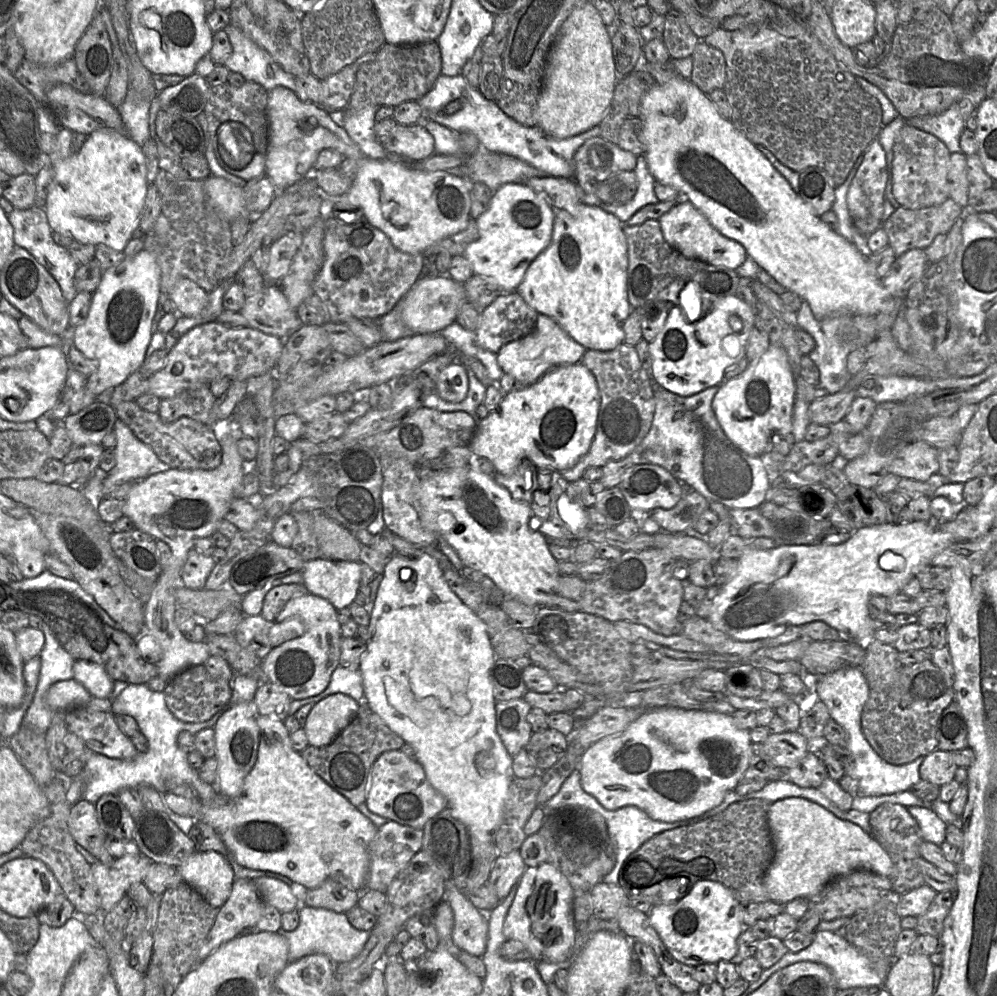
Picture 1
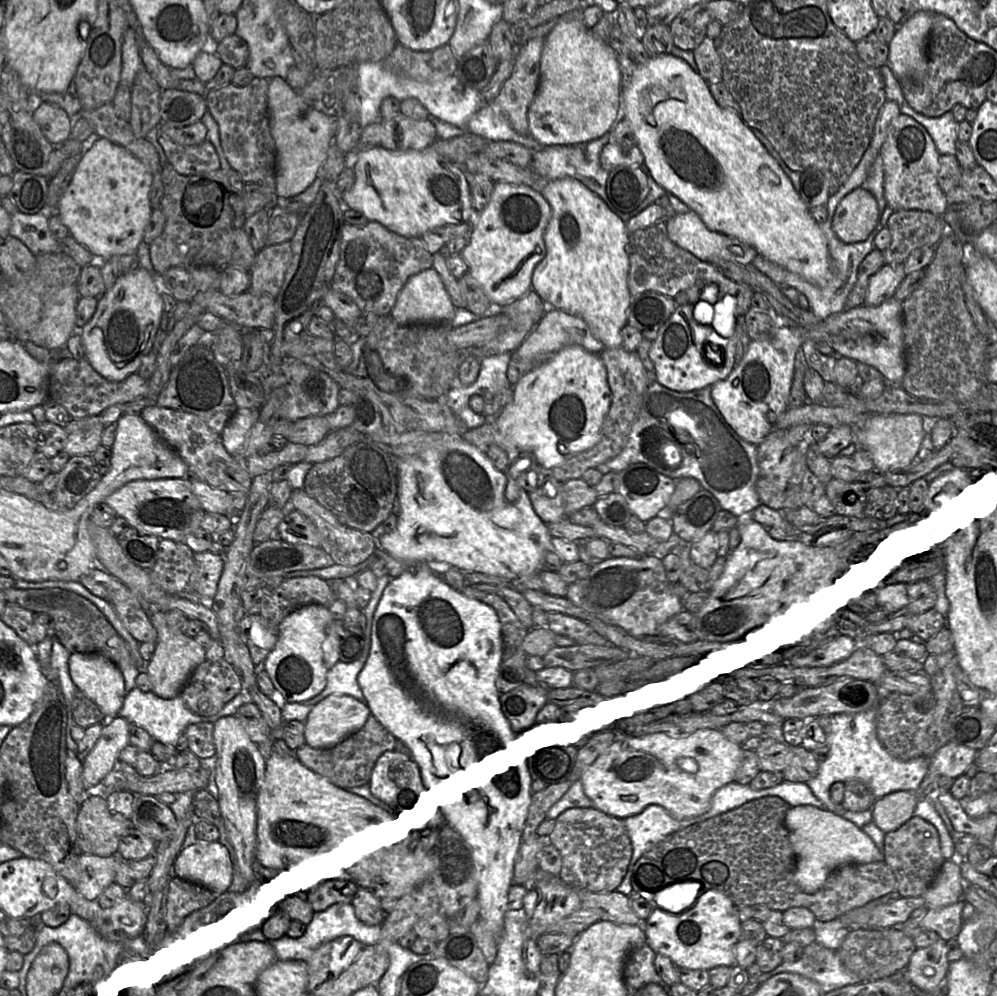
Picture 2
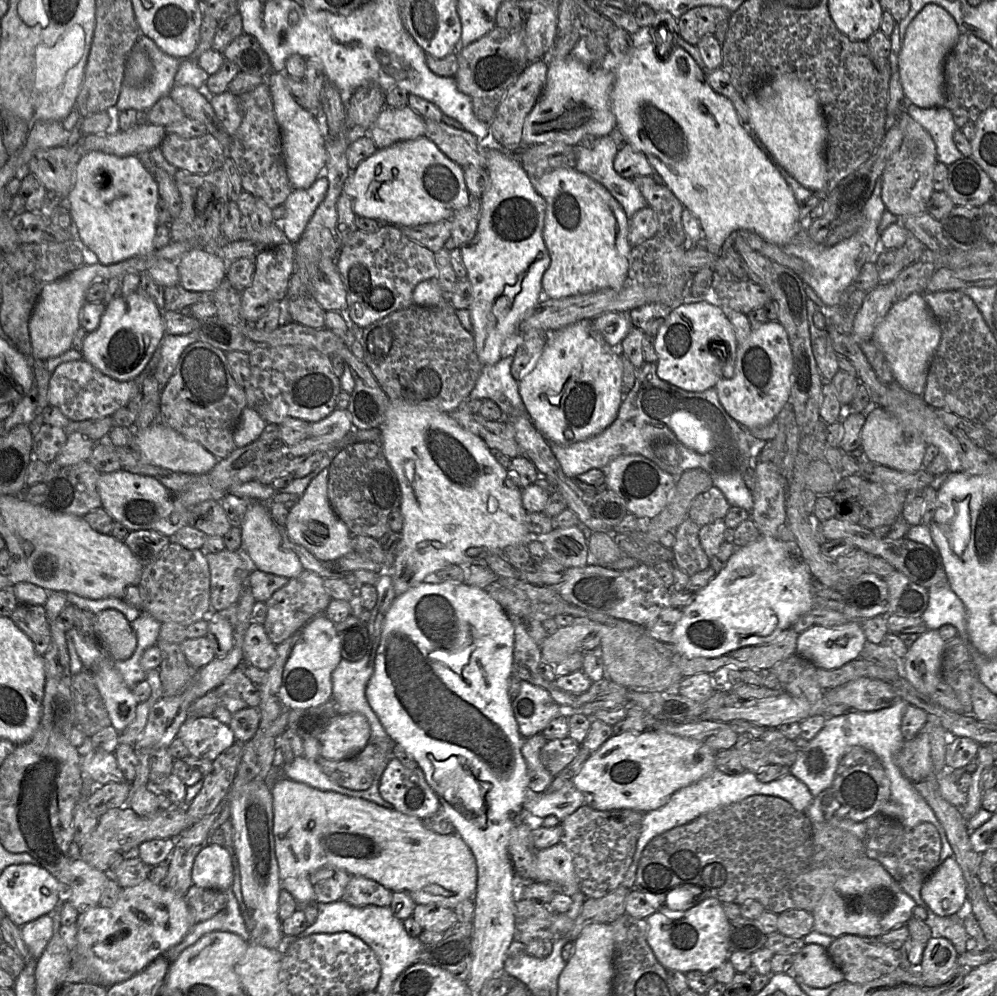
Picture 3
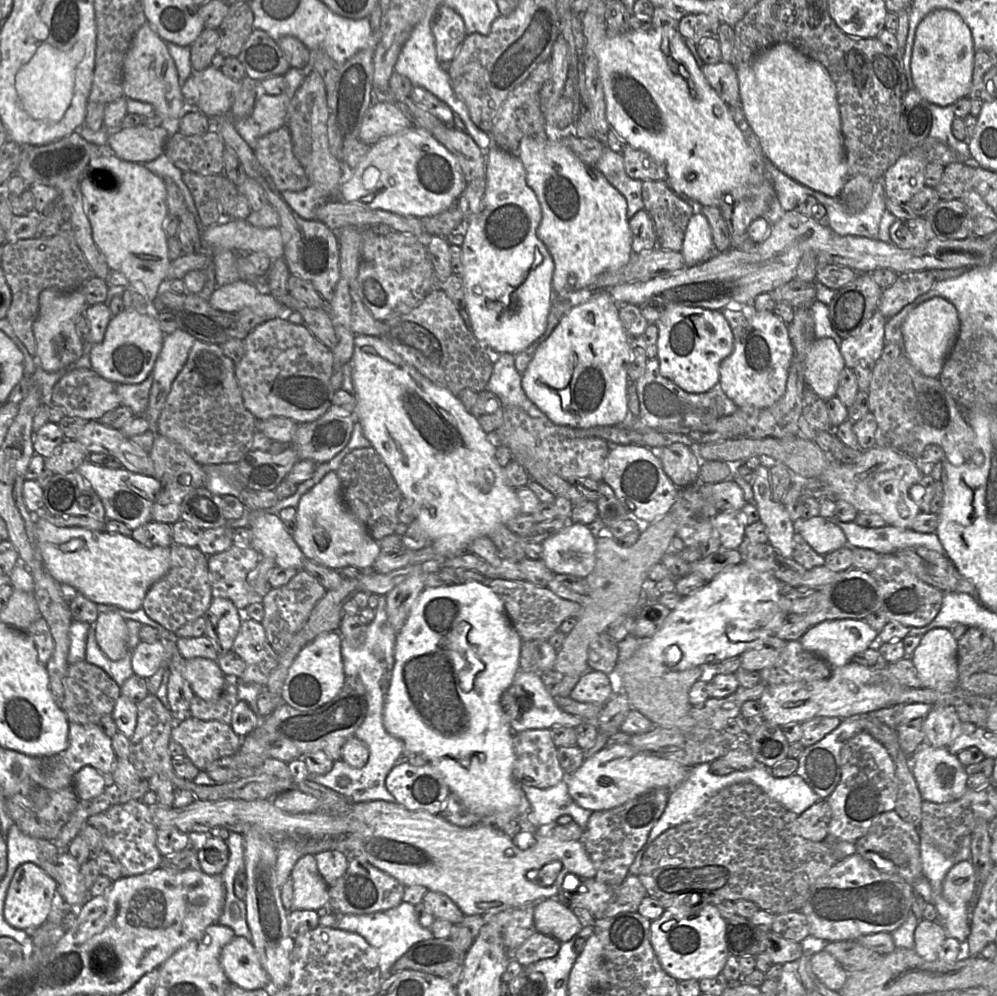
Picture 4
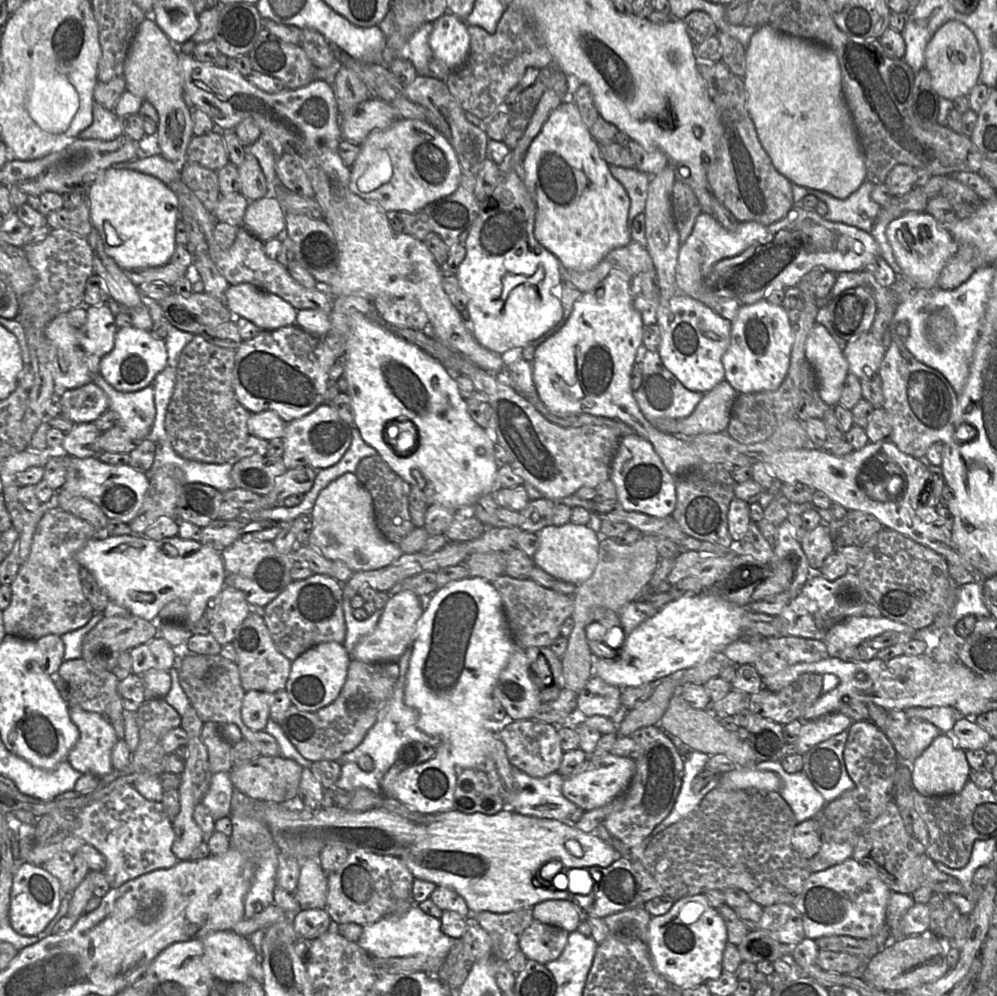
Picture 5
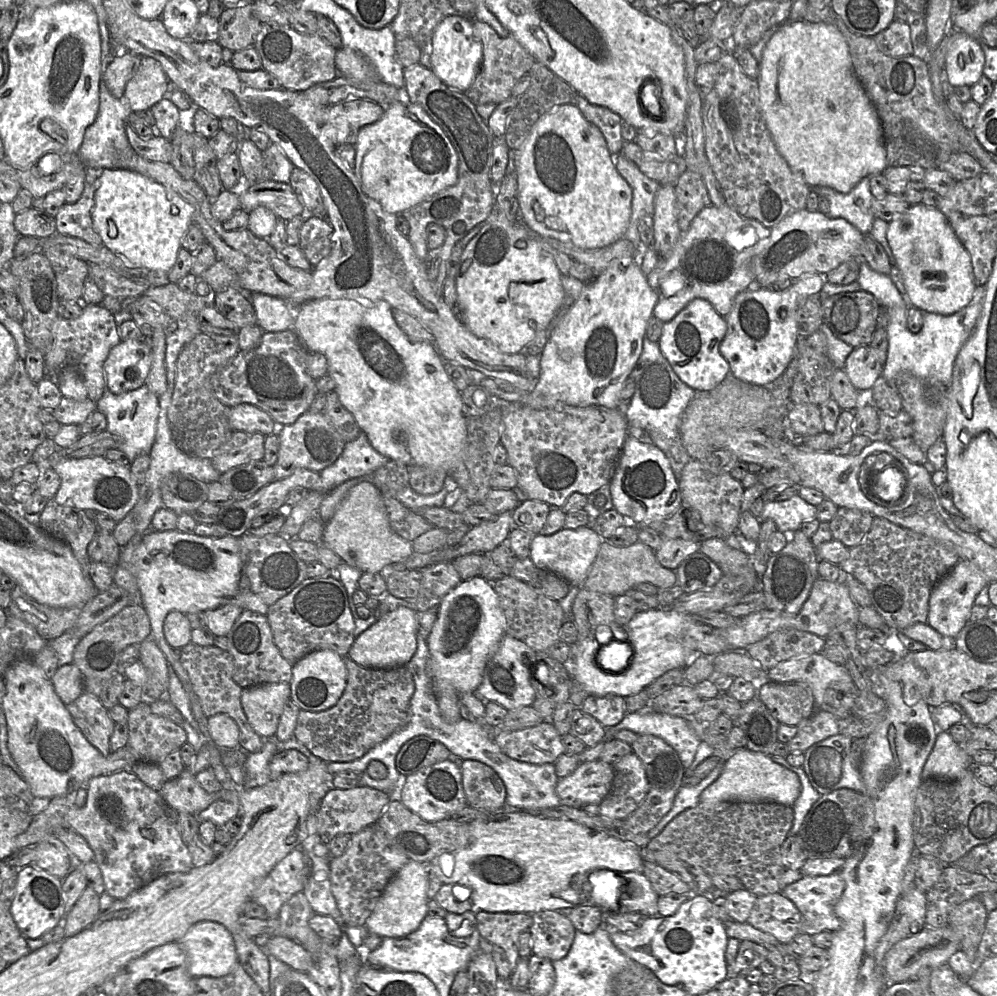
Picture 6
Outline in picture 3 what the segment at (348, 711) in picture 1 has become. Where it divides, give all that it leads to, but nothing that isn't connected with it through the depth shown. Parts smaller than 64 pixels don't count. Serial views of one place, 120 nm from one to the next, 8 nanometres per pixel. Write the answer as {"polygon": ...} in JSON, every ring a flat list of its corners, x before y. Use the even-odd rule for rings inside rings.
{"polygon":[[360,713,337,716,320,737,320,756,339,761,360,753,370,739,370,725]]}

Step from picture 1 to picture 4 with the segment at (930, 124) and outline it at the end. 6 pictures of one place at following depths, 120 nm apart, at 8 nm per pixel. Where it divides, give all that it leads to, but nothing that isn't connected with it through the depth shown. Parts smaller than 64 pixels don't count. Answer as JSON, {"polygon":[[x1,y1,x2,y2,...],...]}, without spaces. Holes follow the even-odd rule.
{"polygon":[[931,104,931,111,933,123,929,136,949,145,958,152,963,160,972,162,969,153,969,140,960,141,953,135,952,124,956,118,953,106,943,107]]}

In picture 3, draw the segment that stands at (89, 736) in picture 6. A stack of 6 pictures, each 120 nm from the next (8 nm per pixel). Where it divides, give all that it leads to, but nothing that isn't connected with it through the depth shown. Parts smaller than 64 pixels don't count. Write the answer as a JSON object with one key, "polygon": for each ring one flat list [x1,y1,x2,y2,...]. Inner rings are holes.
{"polygon":[[89,737,78,747,78,752,83,781,88,779,103,786,125,781,114,752,94,748]]}

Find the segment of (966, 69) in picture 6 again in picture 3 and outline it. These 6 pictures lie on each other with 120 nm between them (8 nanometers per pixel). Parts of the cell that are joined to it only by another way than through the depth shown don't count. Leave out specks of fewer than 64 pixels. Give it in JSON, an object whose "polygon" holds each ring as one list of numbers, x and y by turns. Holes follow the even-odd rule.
{"polygon":[[927,4,915,16,906,30,898,58,900,81,904,95,923,108,944,104,944,62,956,45,961,32,954,17,943,7]]}

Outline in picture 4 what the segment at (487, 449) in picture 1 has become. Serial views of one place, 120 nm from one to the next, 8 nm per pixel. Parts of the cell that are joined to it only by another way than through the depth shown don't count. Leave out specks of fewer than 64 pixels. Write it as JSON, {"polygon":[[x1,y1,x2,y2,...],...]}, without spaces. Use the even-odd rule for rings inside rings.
{"polygon":[[608,290,594,291,588,300,572,307,563,316,550,336,539,345,522,374,521,384,526,396,555,425,585,429,622,424,630,417,628,365,635,340,631,340,625,331,619,318,619,308]]}

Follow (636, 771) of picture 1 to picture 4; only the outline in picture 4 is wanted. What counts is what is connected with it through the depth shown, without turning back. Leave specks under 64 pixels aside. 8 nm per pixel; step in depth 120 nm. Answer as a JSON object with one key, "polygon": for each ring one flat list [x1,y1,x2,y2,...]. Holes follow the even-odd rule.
{"polygon":[[623,743,606,746,585,759,574,773,566,776,566,782,572,799,594,812,615,808,654,788,673,790,686,779,690,768]]}

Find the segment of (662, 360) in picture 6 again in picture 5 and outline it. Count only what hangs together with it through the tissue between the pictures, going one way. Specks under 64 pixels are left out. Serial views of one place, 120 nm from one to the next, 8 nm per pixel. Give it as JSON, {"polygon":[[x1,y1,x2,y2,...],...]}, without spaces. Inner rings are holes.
{"polygon":[[642,350,642,381,634,392,635,400,644,415,652,423,657,418,683,419,691,415,701,399,702,393,686,389,680,381,663,365,658,351]]}

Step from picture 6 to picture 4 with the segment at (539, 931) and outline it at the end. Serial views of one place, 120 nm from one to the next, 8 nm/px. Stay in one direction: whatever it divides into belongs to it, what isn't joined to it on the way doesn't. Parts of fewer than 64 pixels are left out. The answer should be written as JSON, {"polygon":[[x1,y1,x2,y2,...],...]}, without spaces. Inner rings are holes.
{"polygon":[[536,932,518,947,512,956,523,967,526,967,539,960,556,956,560,945,561,942,555,938]]}

